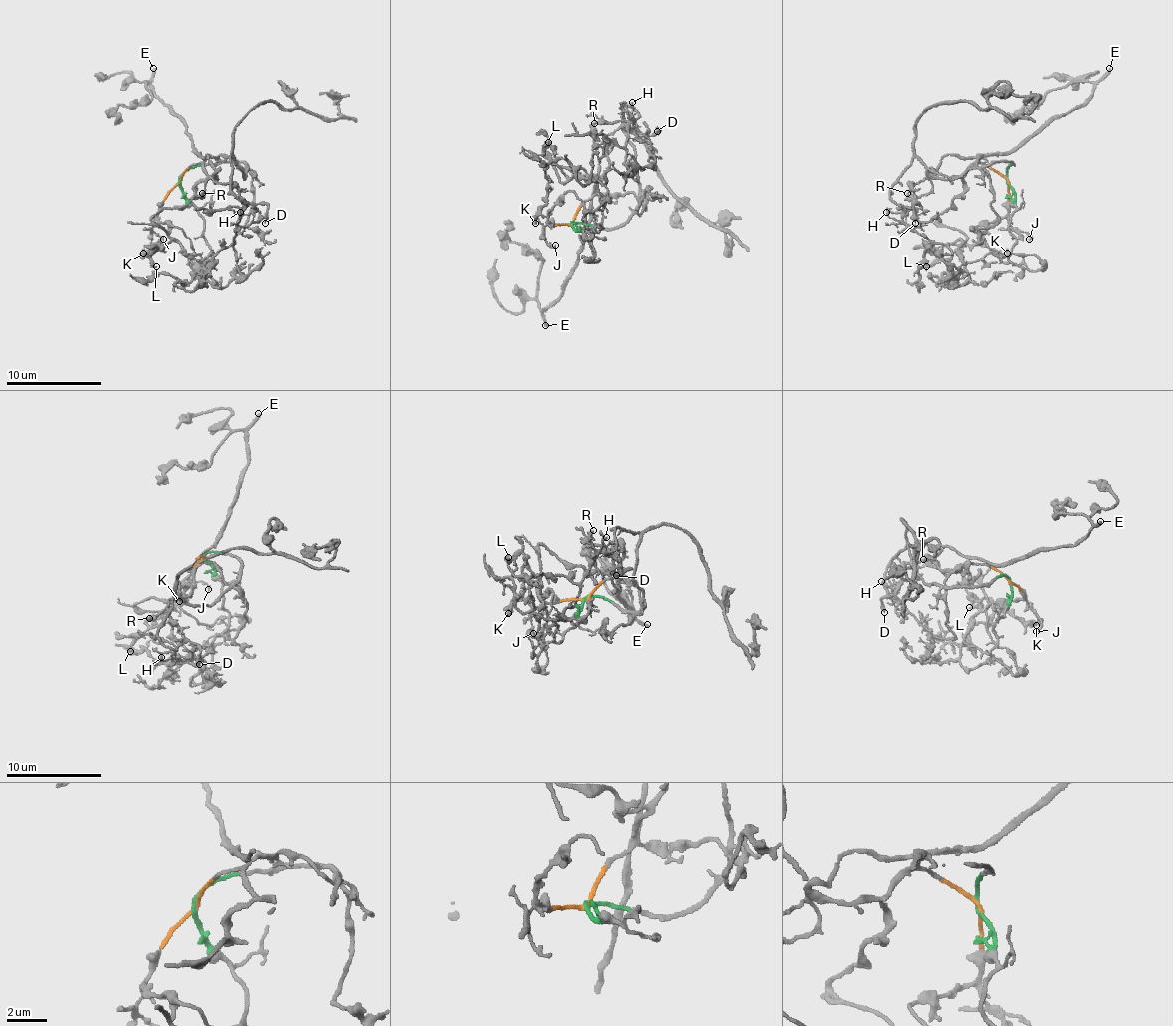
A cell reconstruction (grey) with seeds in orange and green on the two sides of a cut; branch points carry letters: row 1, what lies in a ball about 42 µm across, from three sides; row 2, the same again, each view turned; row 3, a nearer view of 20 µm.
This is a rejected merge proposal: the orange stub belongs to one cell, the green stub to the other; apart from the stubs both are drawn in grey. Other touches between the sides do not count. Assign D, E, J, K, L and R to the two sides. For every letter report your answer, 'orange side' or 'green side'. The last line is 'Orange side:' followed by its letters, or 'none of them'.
D: orange side
E: orange side
J: orange side
K: orange side
L: orange side
R: orange side
Orange side: D, E, J, K, L, R

